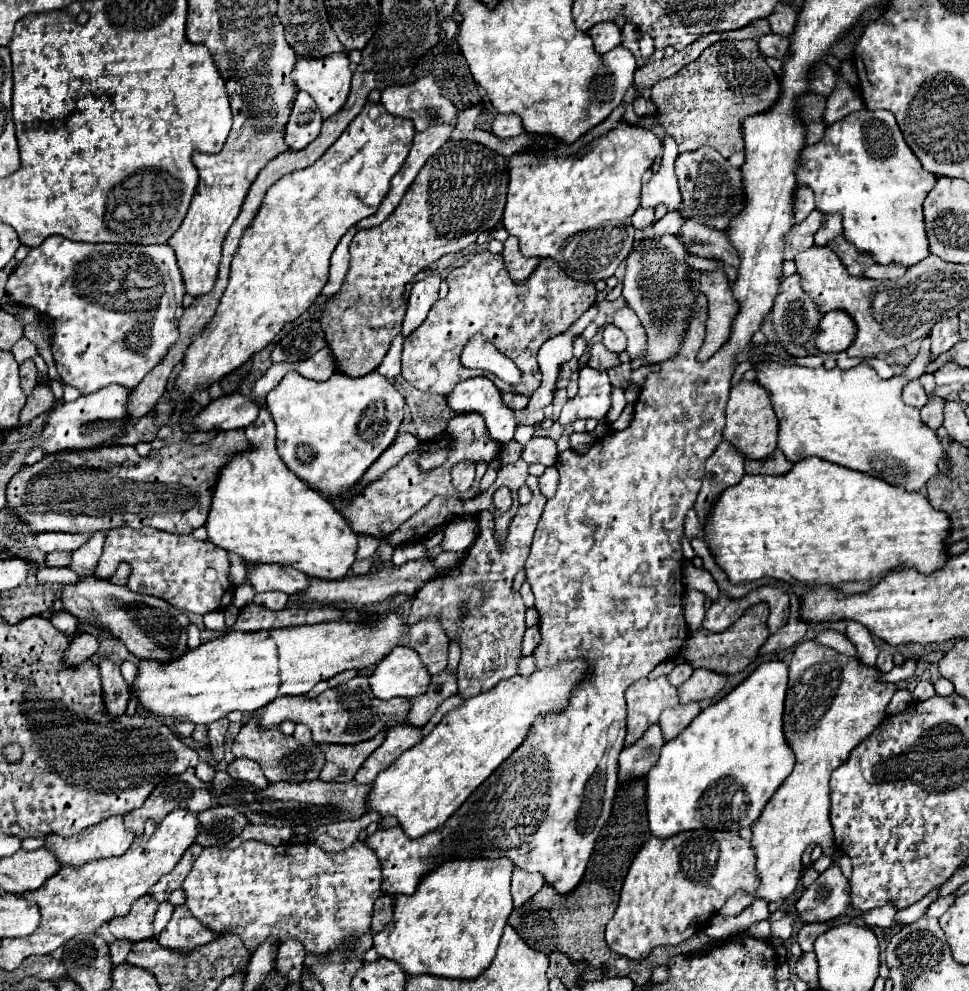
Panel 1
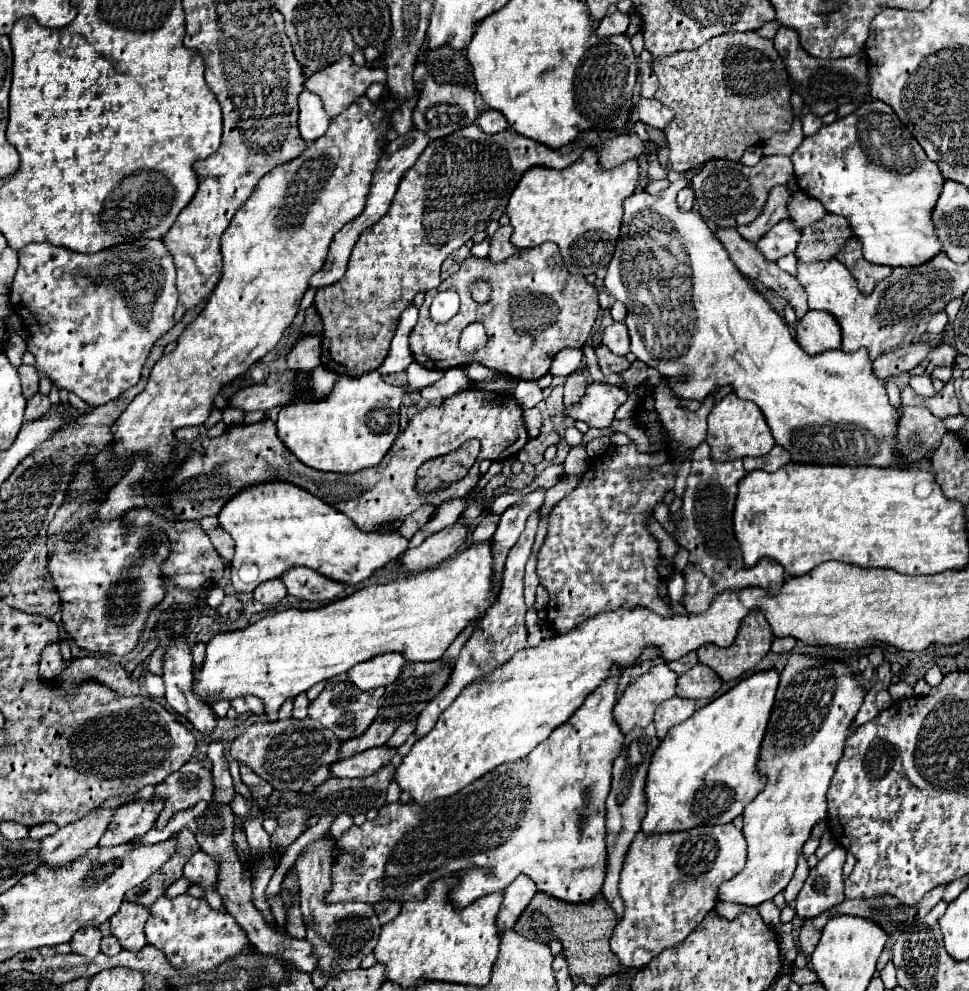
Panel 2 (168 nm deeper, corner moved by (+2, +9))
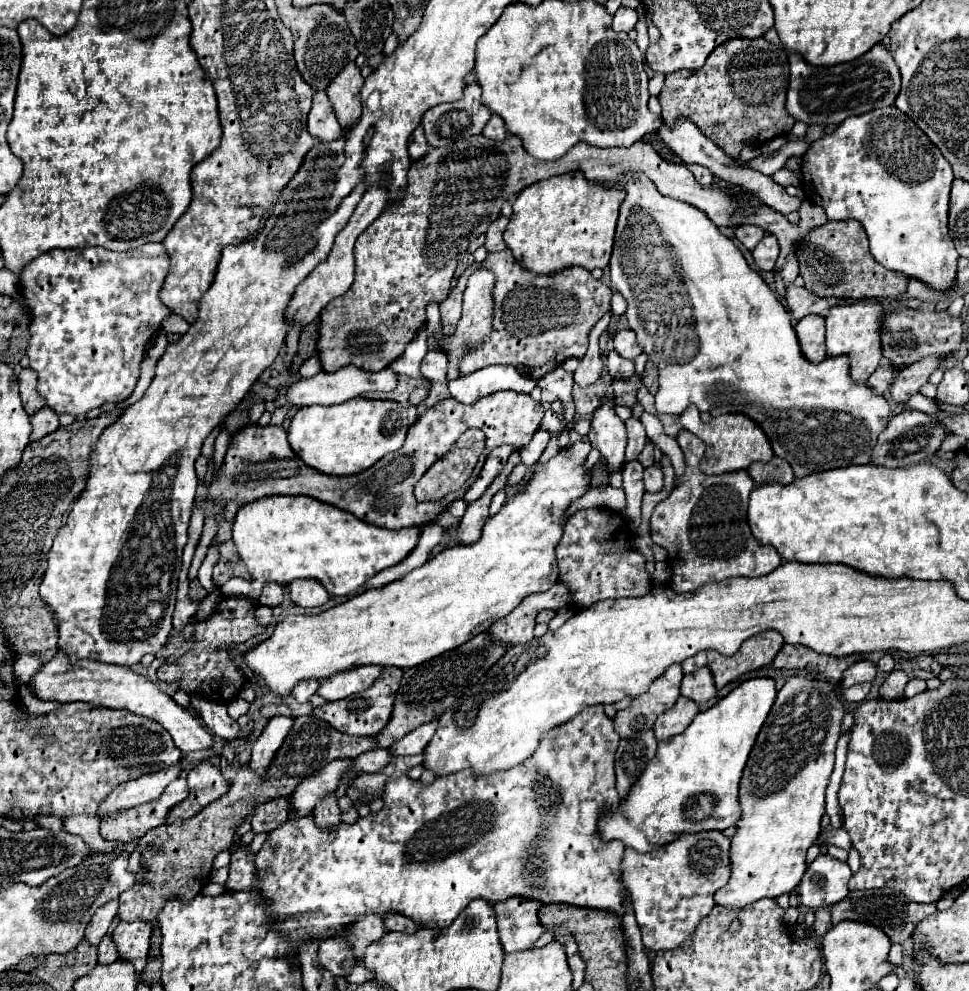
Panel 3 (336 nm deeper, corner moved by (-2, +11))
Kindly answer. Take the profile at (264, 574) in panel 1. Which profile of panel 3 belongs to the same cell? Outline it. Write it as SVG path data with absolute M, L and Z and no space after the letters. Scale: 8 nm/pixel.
M299 579L289 585L289 597L299 607L319 607L327 603L329 593L315 579Z

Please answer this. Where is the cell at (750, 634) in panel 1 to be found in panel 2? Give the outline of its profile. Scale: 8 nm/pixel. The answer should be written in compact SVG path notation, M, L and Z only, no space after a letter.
M753 609L745 619L743 619L743 625L739 627L739 633L733 641L733 645L729 647L719 647L719 645L703 645L697 649L697 655L699 655L699 661L705 663L707 667L715 669L717 675L723 679L723 681L731 681L731 679L737 679L741 673L753 669L761 659L763 655L771 649L771 641L773 641L773 631L765 619L765 615L759 611L759 609Z

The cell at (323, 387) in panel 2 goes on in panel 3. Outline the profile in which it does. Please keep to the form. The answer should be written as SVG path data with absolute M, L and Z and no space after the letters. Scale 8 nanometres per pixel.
M347 365L335 373L327 373L327 371L321 371L317 373L315 377L311 379L301 379L297 383L293 383L287 391L287 399L295 405L295 407L309 407L309 405L337 405L337 403L345 403L349 399L355 399L355 397L361 397L363 393L369 393L369 391L393 391L399 383L399 377L395 371L391 371L389 367L383 369L383 371L363 371L363 369L357 369L353 365Z

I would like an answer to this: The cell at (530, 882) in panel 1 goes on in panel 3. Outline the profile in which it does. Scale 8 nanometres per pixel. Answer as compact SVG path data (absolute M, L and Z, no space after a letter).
M511 897L495 905L499 937L505 953L525 951L543 935L543 927L537 915L539 909L539 901L529 901L521 897Z

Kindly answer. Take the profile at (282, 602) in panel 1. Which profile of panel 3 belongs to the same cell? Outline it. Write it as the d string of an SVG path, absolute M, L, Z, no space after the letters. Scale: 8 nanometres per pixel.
M271 583L263 587L263 593L259 597L259 605L267 605L267 607L277 607L283 601L283 593L285 593L285 585L279 583Z

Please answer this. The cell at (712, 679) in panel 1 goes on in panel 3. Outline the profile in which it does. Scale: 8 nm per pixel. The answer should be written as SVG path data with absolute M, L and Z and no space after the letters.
M701 667L695 673L689 673L683 677L683 683L681 683L683 697L687 697L695 703L707 703L709 699L715 697L715 693L717 693L717 689L715 689L709 667Z

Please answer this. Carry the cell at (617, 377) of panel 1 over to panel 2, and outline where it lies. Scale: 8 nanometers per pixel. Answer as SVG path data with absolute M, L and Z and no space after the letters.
M633 361L627 371L621 371L621 373L619 373L619 377L621 377L623 383L629 385L629 387L641 385L641 383L645 381L645 377L647 377L647 371L645 371L645 369L647 369L647 365L643 365L641 361Z

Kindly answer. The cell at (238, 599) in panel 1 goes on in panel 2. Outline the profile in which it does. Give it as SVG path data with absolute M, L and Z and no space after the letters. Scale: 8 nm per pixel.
M281 481L255 483L255 487L249 487L249 491L239 491L239 495L233 495L223 505L217 519L219 525L235 541L235 557L231 561L231 583L237 593L251 593L259 583L275 579L295 565L305 565L329 579L355 585L367 579L375 569L397 559L409 547L409 541L399 533L365 533L357 529L357 525L351 523L347 515L335 511L331 505L323 503L309 491L303 491L303 487L295 487L291 483Z

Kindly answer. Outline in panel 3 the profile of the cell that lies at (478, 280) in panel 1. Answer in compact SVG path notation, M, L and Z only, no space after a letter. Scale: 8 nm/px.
M505 249L501 253L489 253L483 263L473 263L465 269L457 287L451 289L449 297L439 305L445 335L455 333L467 279L477 269L493 271L493 301L499 301L499 325L493 327L489 339L483 343L483 367L495 363L513 365L521 375L537 381L563 361L571 357L581 359L589 345L589 331L611 309L611 289L603 281L593 279L587 269L571 267L553 275L535 275L525 271L513 259L511 251Z

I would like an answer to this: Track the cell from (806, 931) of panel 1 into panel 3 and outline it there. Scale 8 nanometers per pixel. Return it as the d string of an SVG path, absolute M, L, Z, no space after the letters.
M873 889L873 891L859 891L859 893L849 893L849 897L845 897L843 901L839 901L837 905L831 907L831 915L833 915L833 925L841 923L841 921L861 921L861 923L869 923L875 927L881 927L885 931L885 935L891 939L891 943L903 943L905 939L911 937L915 925L929 917L931 913L935 913L937 907L935 903L923 905L923 903L913 903L907 897L903 897L903 893L895 891L895 889Z

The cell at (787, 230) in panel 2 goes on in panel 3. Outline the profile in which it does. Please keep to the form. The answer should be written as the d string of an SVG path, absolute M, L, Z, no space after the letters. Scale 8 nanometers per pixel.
M765 235L753 249L753 259L761 271L773 271L777 255L779 255L779 243L775 235Z

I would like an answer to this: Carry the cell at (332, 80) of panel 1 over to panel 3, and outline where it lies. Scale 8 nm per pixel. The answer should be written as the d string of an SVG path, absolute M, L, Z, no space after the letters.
M355 63L347 65L339 73L339 77L335 77L335 81L331 81L331 85L327 87L329 101L333 103L337 119L343 129L353 127L361 117L361 97L359 97L361 87L363 77Z

